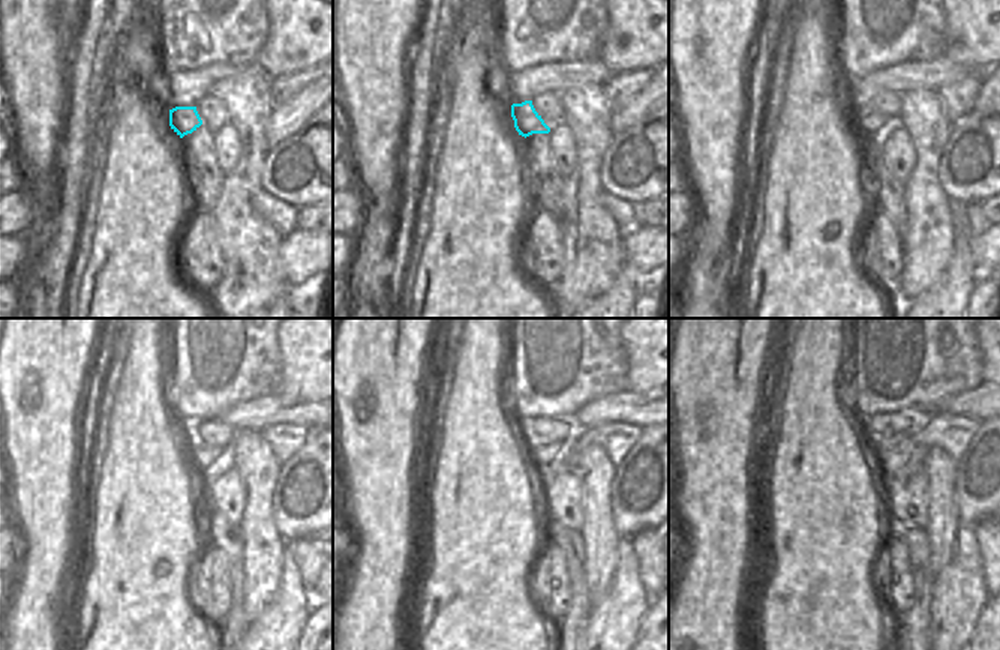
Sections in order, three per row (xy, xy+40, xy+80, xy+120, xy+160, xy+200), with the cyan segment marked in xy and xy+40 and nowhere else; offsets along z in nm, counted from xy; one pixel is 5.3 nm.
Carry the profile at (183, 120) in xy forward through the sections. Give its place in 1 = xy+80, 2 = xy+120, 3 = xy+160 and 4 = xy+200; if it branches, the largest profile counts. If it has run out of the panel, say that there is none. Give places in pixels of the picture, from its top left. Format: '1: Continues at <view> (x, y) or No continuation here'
1: Continues at xy+80 (873, 123)
2: Continues at xy+120 (204, 457)
3: Continues at xy+160 (543, 452)
4: Continues at xy+200 (883, 443)

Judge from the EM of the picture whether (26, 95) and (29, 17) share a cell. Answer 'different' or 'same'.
same

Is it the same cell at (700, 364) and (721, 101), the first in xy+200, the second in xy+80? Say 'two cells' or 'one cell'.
one cell

